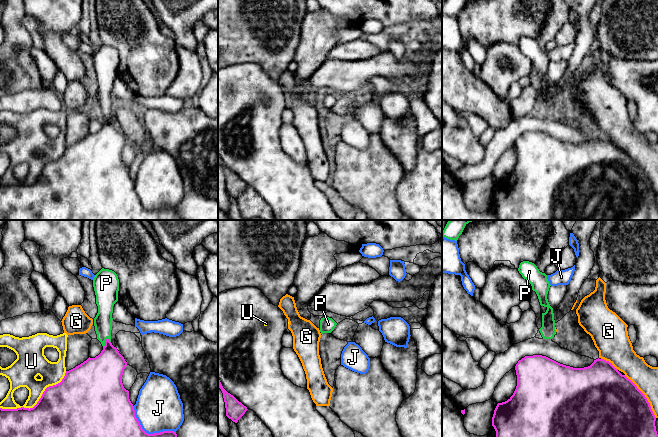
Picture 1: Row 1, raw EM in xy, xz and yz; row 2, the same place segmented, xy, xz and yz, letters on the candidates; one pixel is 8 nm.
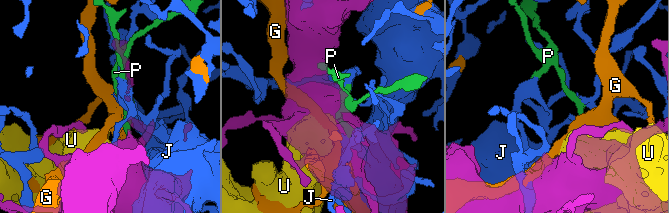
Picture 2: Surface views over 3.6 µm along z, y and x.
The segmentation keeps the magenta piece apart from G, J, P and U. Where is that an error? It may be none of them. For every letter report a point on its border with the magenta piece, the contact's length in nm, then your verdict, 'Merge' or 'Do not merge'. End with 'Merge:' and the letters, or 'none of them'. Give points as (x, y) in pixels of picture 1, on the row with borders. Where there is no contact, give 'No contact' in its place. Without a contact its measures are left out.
G: Touches magenta at yz (644, 396). Shared border 440 nm. Do not merge
J: Touches magenta at xy (147, 433). Shared border 400 nm. Do not merge
P: Touches magenta at xy (105, 342). Shared border 90 nm. Merge
U: Touches magenta at xy (37, 402). Shared border 600 nm. Do not merge
Merge: P

